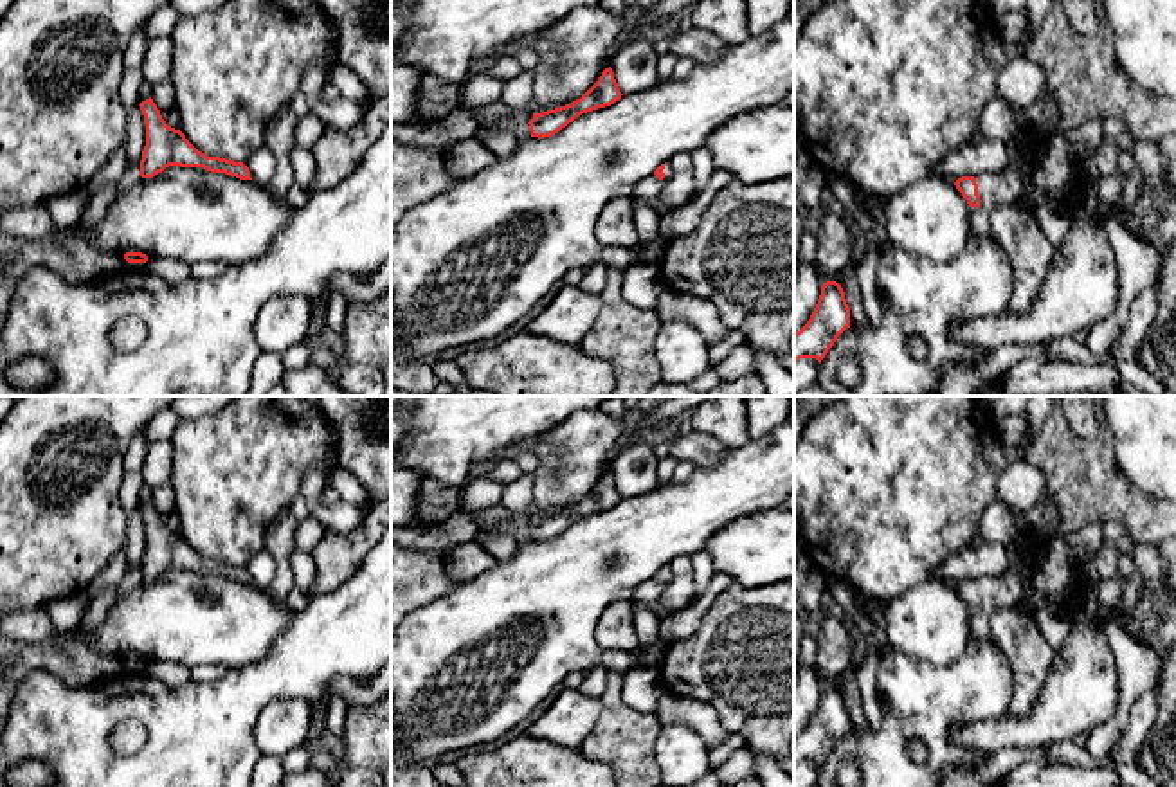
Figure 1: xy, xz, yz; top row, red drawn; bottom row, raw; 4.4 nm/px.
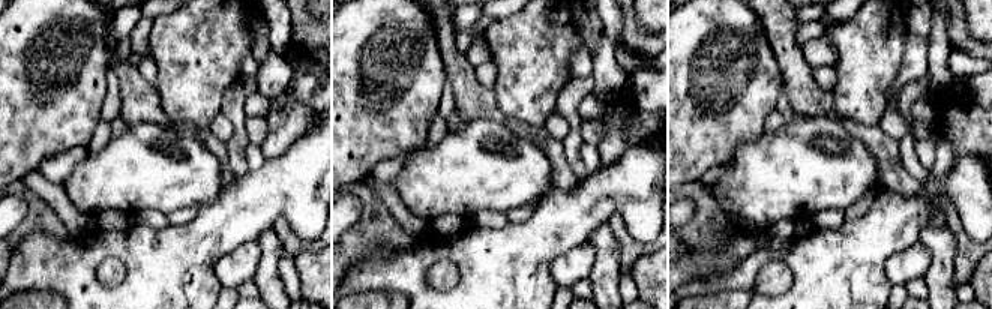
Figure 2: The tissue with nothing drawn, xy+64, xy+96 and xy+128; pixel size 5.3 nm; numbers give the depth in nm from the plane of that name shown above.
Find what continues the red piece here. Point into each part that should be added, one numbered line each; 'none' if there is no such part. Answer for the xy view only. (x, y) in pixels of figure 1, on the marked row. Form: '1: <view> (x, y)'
none

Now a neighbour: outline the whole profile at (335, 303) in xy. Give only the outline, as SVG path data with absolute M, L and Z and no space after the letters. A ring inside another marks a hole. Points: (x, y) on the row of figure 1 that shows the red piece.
M331 290L326 294L324 321L335 333L340 335L340 339L344 337L346 310L348 310L348 301L340 292Z

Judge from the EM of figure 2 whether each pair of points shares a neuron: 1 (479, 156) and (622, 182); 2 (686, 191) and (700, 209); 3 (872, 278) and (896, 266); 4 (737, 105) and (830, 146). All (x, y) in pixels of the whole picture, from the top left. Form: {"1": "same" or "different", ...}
{"1": "different", "2": "same", "3": "different", "4": "different"}

